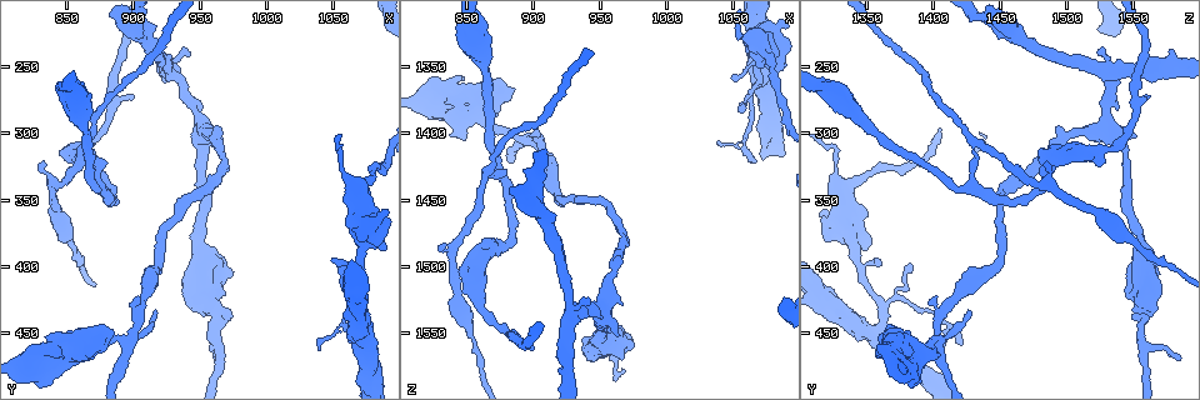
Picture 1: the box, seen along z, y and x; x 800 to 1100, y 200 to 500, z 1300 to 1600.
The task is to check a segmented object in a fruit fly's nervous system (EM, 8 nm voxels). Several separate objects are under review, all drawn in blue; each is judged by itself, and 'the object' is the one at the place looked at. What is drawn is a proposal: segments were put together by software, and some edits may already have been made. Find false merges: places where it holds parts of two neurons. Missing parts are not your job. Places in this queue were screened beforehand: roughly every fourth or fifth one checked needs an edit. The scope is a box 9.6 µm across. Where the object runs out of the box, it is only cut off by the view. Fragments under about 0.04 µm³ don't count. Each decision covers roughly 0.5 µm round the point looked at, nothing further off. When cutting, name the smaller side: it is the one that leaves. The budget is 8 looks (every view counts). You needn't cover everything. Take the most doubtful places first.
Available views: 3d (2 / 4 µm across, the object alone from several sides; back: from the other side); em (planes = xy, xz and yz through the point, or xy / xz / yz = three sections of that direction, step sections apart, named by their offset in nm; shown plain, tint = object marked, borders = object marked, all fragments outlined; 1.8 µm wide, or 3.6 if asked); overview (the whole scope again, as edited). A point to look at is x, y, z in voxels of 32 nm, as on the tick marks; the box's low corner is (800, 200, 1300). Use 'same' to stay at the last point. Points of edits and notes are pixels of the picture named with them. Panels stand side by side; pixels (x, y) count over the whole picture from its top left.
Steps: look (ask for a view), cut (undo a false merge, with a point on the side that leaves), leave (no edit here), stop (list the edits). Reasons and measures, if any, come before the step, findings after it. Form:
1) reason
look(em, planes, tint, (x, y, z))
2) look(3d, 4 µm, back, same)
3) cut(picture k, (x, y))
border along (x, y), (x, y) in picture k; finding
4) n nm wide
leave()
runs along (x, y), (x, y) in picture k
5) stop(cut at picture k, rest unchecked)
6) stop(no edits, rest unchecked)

three-way junction
look(3d, 4 µm, (934, 258, 1530))

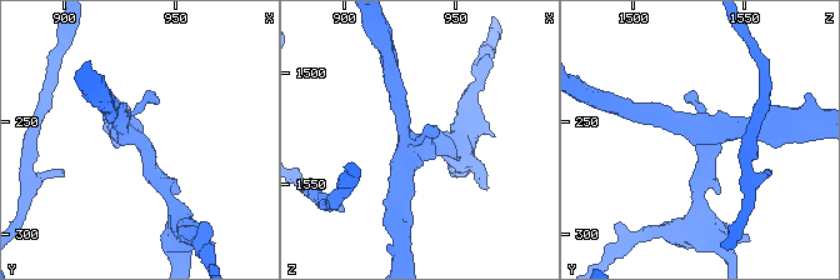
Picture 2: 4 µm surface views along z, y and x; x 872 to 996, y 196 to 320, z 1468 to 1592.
look(em, planes, tint, (935, 260, 1532))

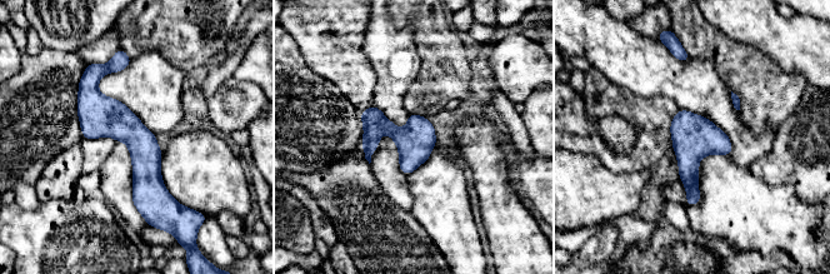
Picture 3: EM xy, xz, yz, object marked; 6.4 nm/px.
leave()
continuous, no second neuron

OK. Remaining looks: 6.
a fork
look(em, planes, tint, (1074, 452, 1356))

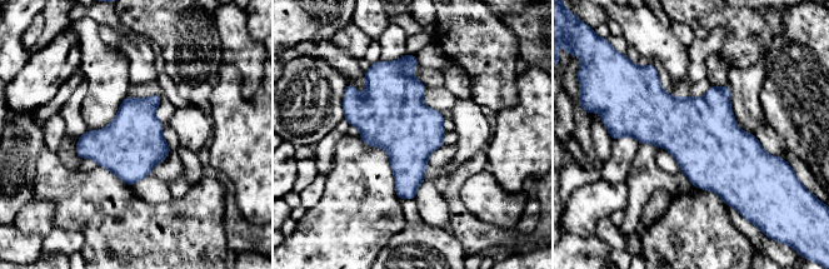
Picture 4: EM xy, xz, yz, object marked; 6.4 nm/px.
leave()
continuous, no second neuron

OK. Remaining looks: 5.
calibre changes
look(3d, 4 µm, (1072, 380, 1340))

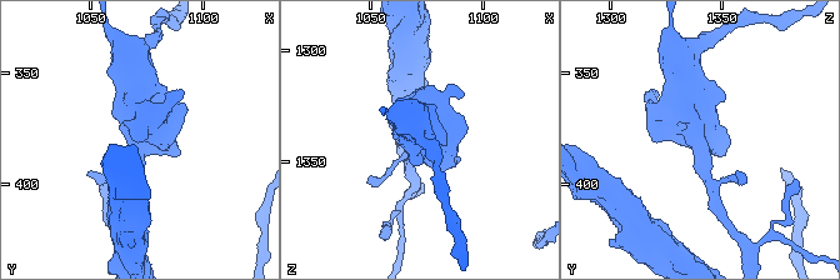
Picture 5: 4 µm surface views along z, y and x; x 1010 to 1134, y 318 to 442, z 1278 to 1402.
now the EM
look(em, 3.6 µm, planes, tint, same)

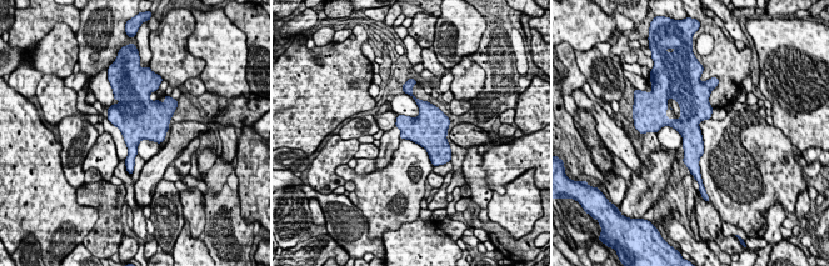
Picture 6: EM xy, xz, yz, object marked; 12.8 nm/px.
leave()
one neuron here

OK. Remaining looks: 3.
calibre changes
look(em, planes, borders, (870, 326, 1488))

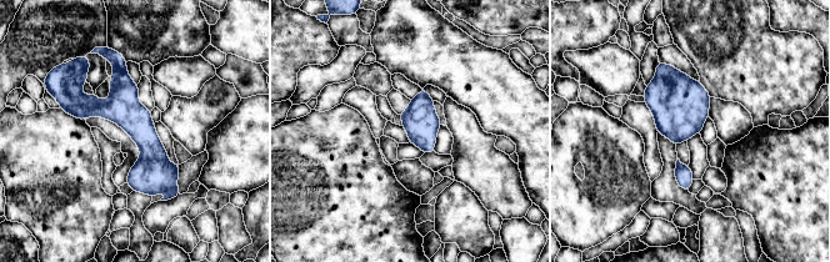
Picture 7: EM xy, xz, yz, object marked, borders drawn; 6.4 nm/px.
220 nm wide
leave()
runs along (116, 59), (123, 107), (170, 195) in picture 7; one neuron here

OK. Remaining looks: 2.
stop(no edits, rest unchecked)

